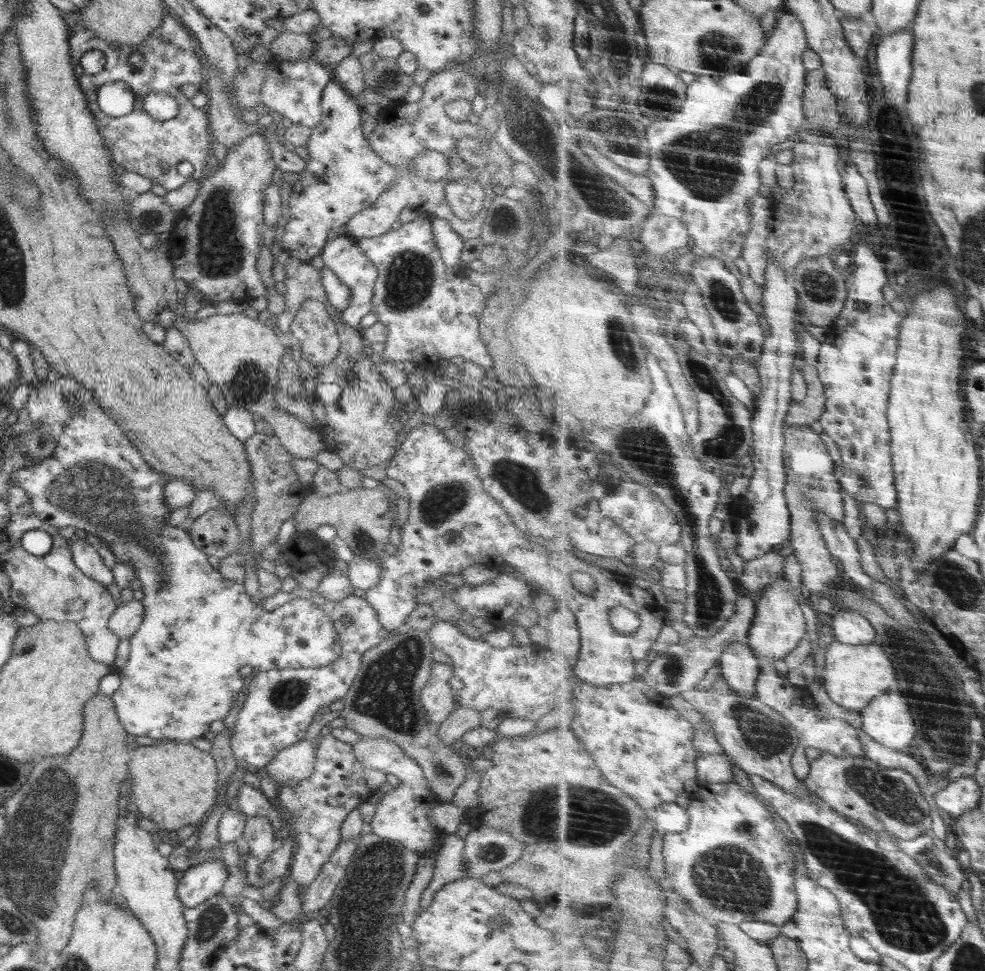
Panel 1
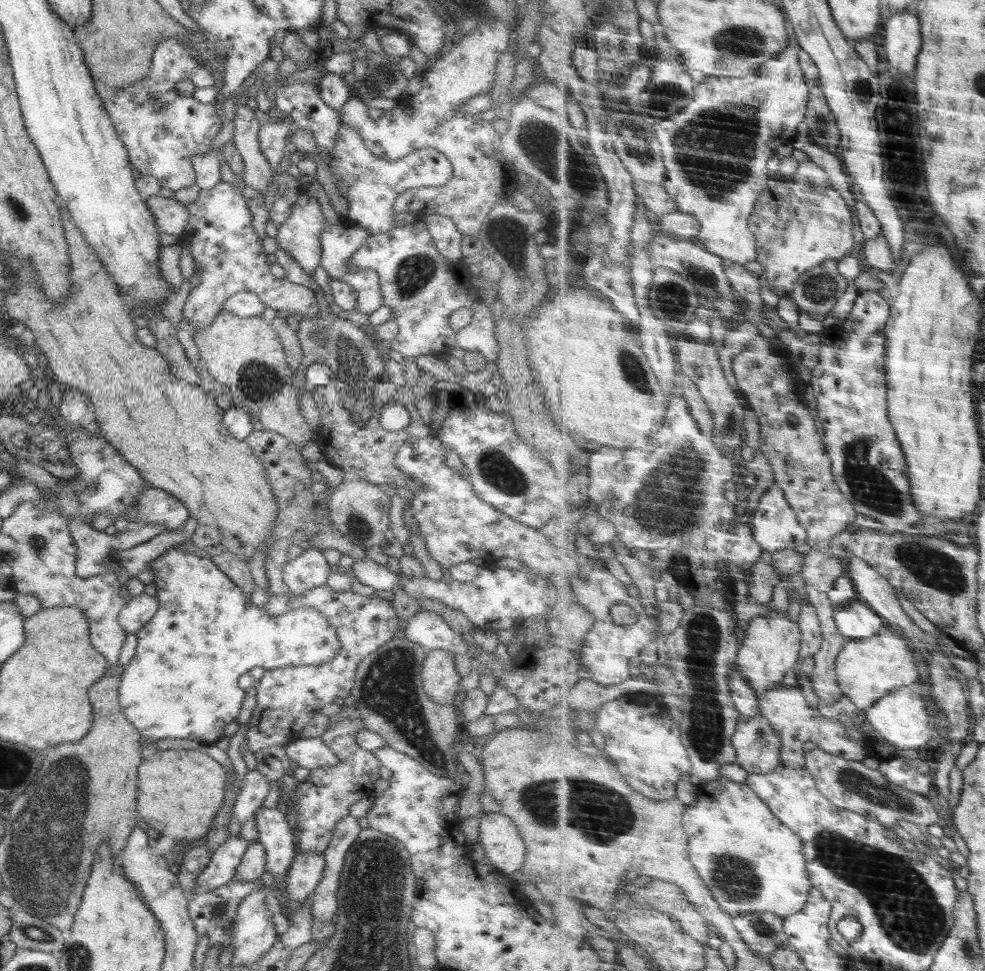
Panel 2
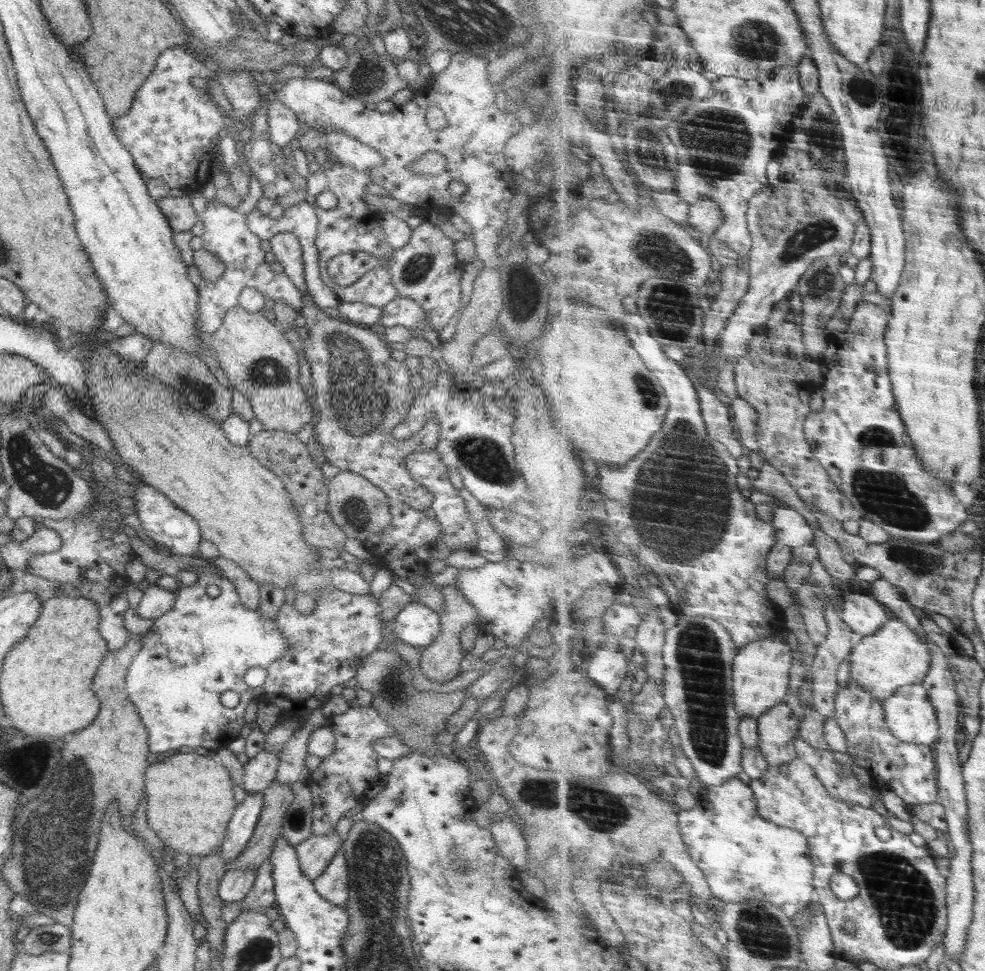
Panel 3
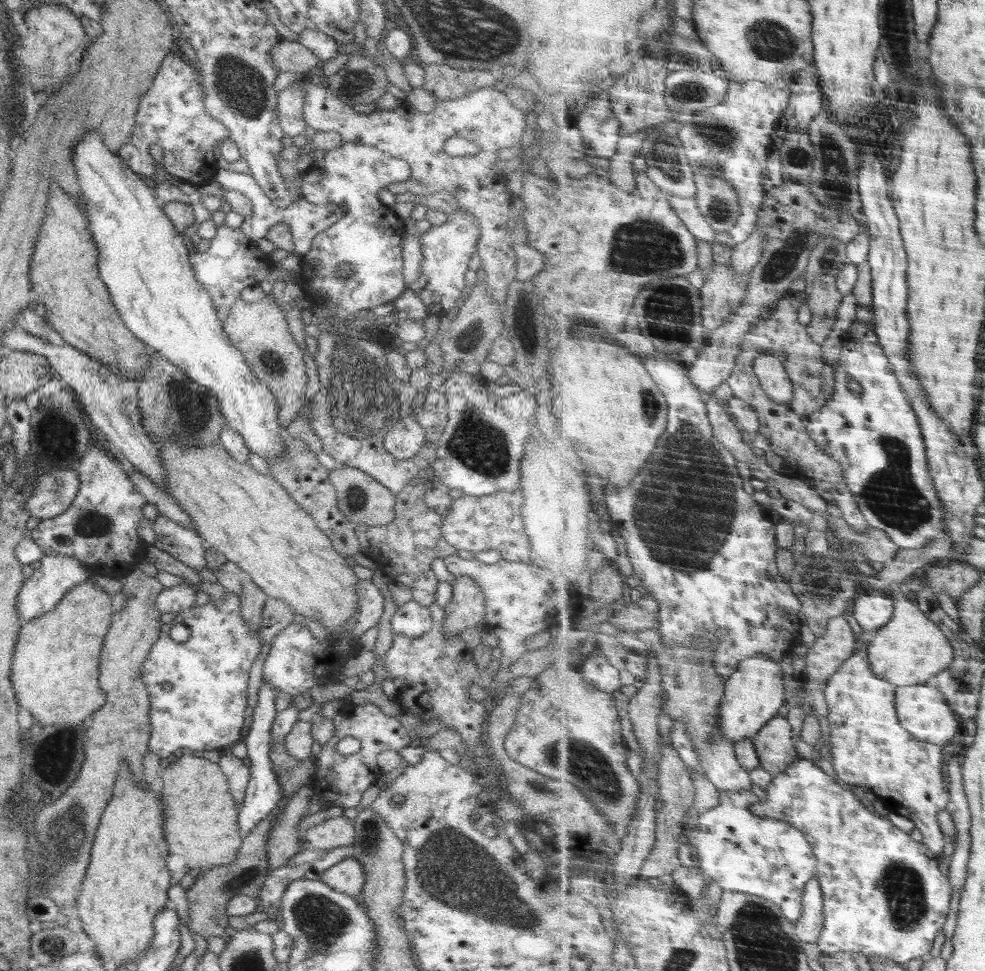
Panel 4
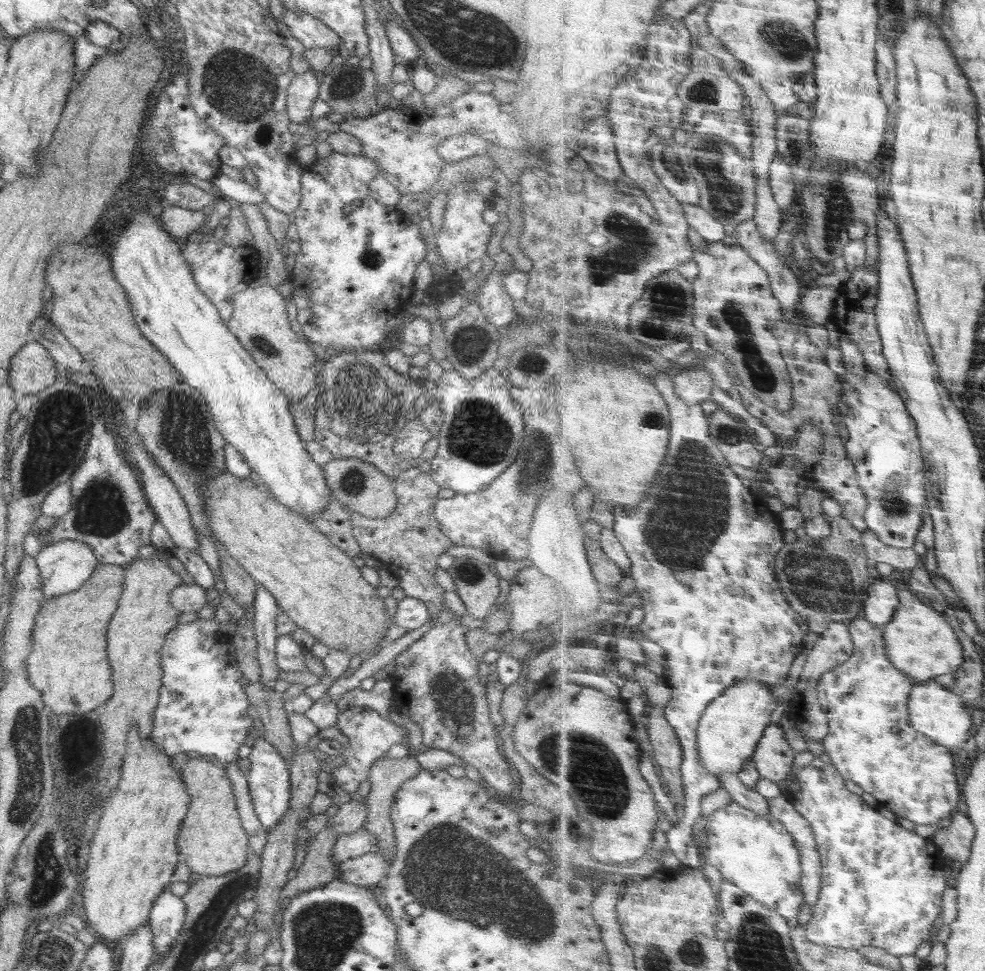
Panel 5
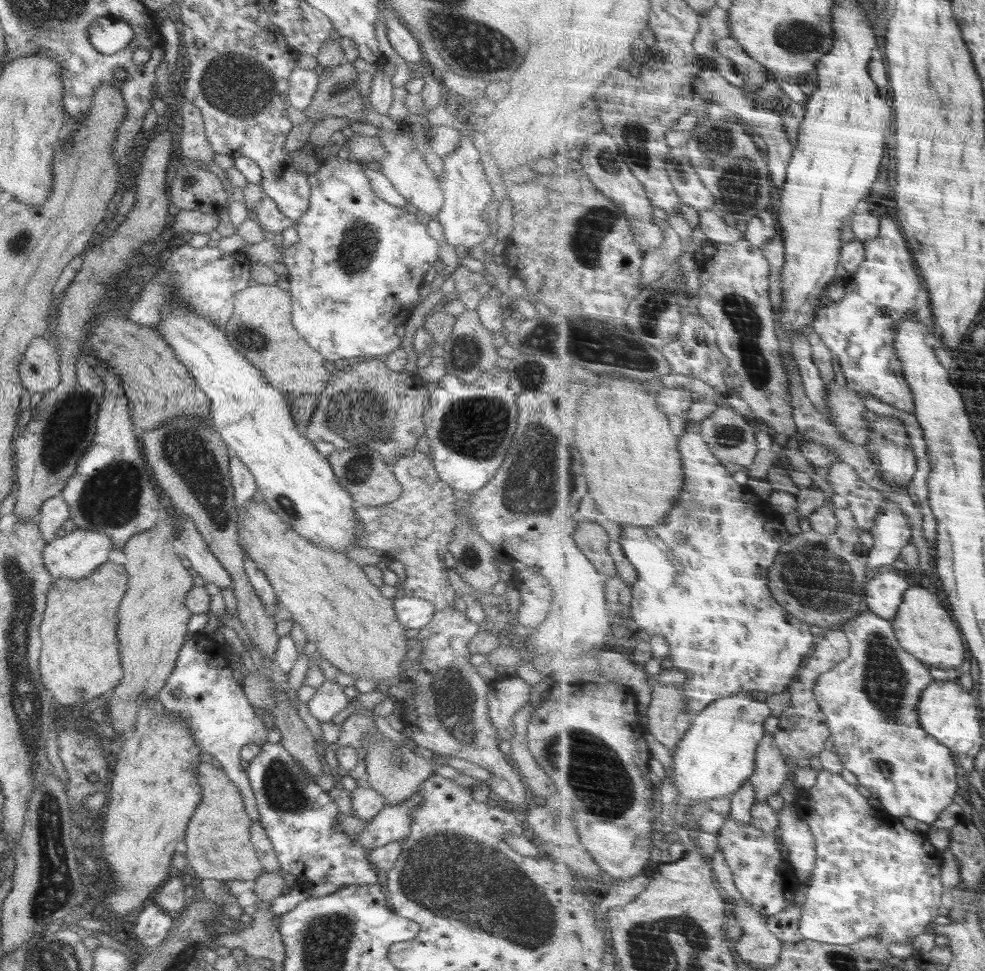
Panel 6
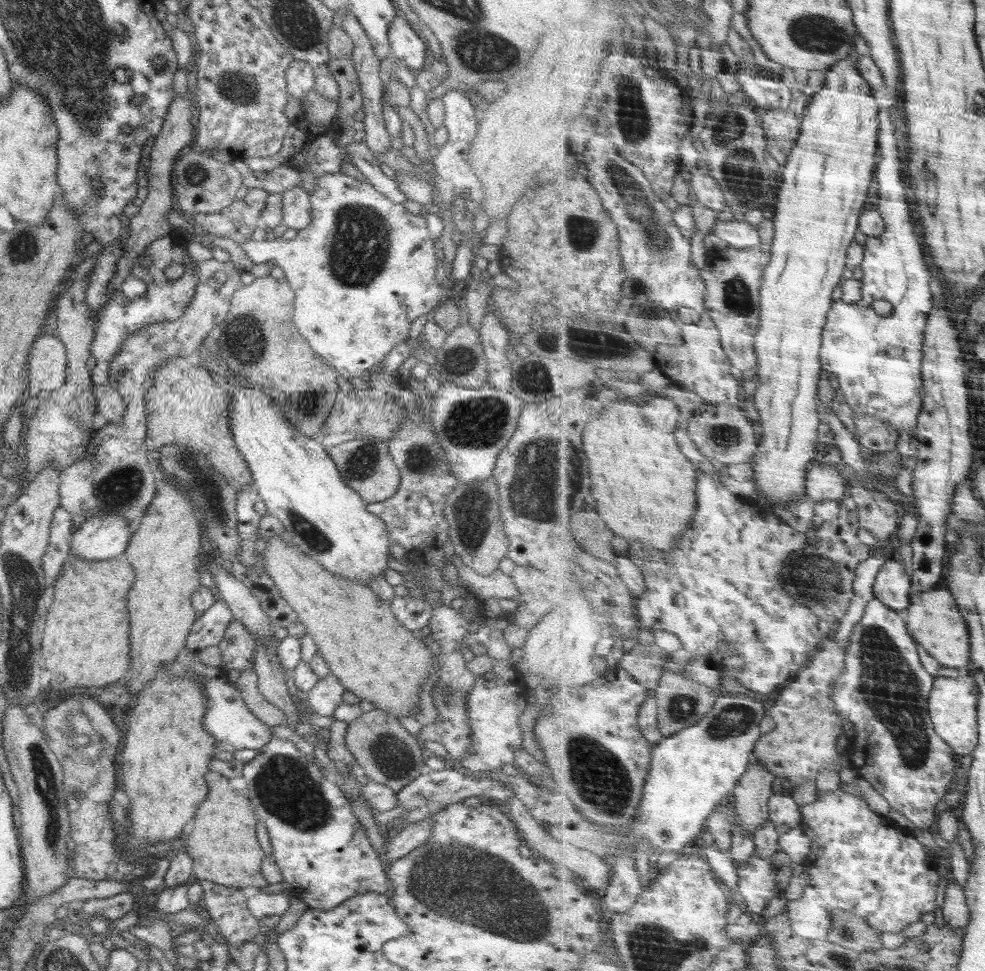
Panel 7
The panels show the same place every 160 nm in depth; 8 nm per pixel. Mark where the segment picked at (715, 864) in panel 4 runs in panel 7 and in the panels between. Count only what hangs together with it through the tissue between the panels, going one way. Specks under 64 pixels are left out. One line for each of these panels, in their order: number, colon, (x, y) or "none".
5: (757, 852)
6: (761, 872)
7: (758, 883)

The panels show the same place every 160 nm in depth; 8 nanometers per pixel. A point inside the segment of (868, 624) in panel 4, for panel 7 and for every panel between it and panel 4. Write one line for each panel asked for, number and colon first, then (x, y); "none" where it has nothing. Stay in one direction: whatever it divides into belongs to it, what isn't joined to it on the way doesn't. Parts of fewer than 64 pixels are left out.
5: (883, 601)
6: (886, 594)
7: (894, 586)

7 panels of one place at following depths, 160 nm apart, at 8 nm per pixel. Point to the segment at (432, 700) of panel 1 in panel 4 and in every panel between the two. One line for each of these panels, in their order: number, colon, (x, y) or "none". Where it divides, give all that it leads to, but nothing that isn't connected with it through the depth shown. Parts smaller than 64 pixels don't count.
2: (440, 678)
3: (440, 662)
4: (467, 610)

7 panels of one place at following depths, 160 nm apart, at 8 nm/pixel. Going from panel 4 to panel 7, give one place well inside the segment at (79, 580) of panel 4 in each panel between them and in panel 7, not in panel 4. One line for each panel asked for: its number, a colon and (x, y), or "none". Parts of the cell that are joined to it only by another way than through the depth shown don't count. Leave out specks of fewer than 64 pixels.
5: (64, 566)
6: (76, 554)
7: (102, 537)

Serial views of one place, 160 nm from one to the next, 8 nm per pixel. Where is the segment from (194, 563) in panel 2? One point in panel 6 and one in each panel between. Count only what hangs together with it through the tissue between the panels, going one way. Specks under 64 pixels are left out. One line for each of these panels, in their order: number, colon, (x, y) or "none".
3: (202, 647)
4: (198, 689)
5: (209, 717)
6: (211, 704)

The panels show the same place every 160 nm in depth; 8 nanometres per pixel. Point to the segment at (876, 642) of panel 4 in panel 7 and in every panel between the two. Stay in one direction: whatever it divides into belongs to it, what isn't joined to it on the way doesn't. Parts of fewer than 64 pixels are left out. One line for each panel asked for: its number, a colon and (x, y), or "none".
5: (920, 641)
6: (930, 631)
7: (935, 619)

